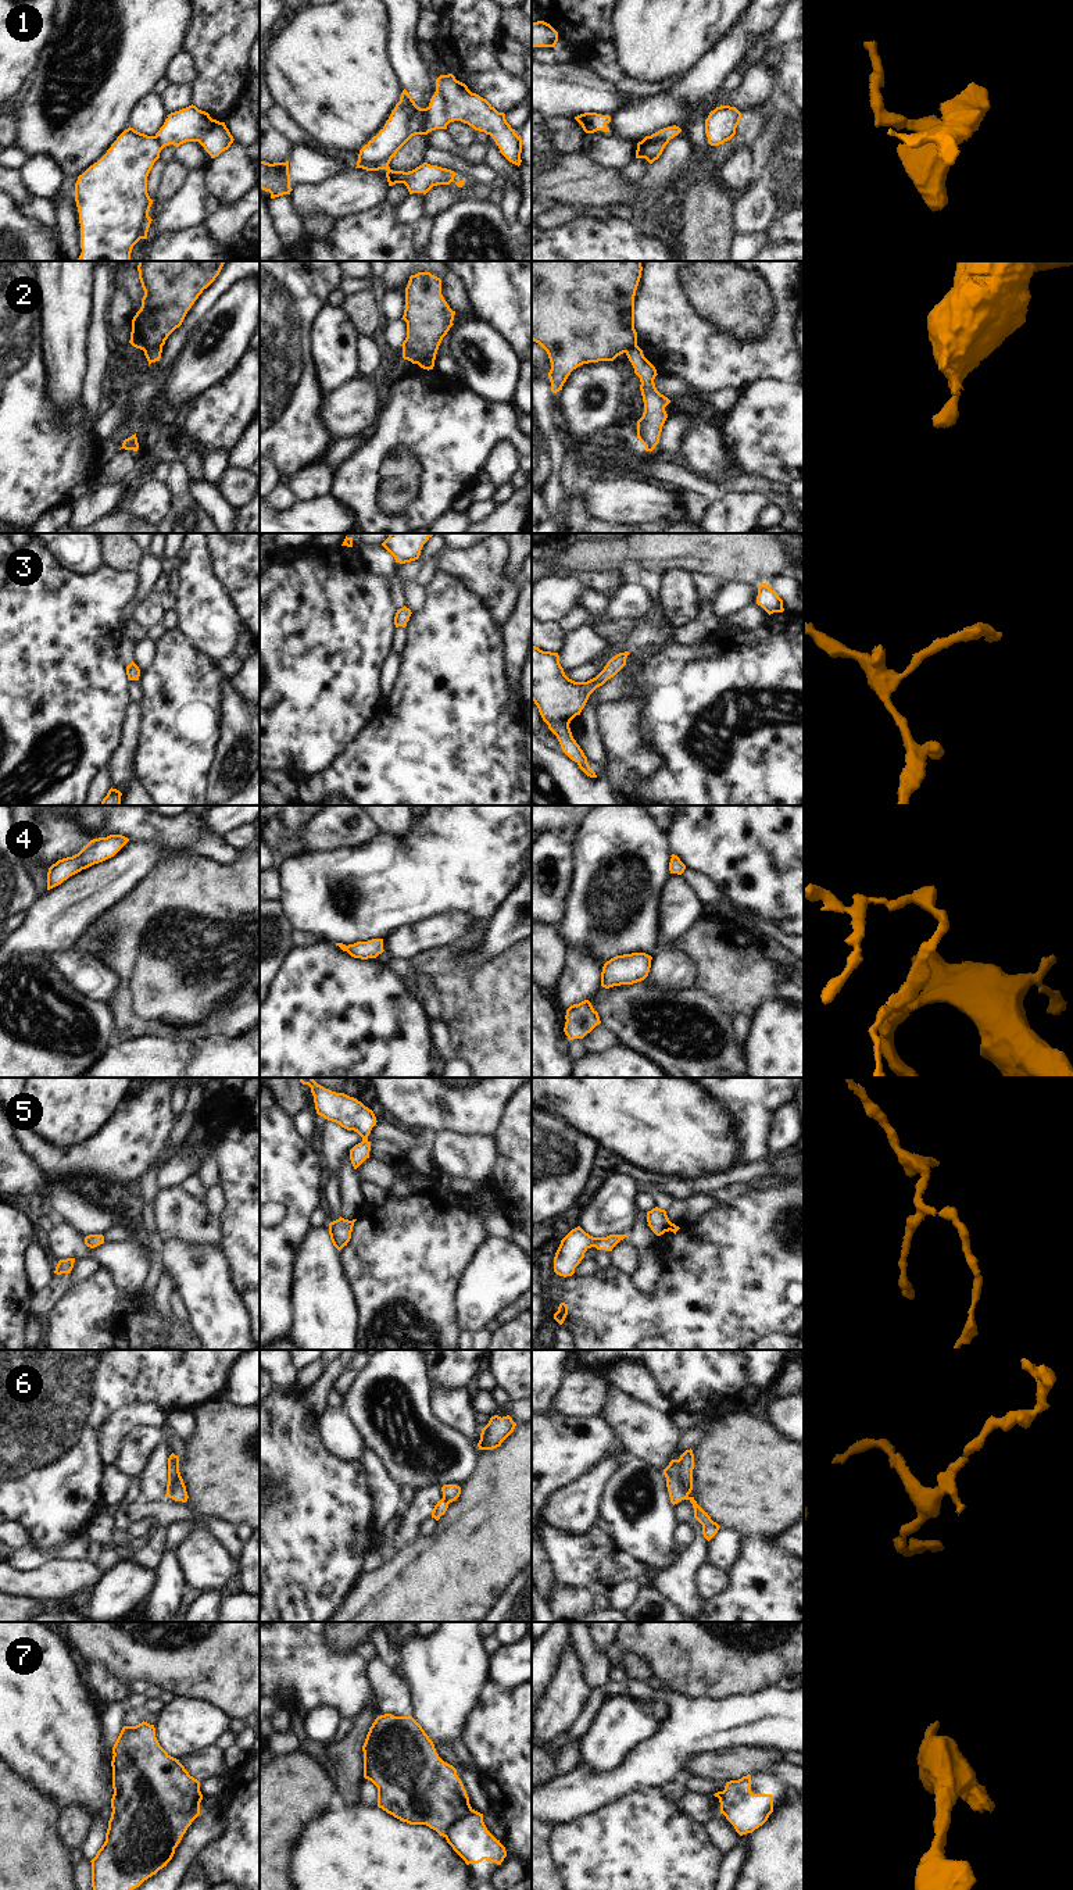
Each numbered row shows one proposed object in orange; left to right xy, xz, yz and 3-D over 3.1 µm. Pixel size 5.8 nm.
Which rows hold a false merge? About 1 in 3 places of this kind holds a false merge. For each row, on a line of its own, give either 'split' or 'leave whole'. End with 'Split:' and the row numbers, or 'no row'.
1: split
2: split
3: leave whole
4: leave whole
5: leave whole
6: split
7: split
Split: 1, 2, 6, 7

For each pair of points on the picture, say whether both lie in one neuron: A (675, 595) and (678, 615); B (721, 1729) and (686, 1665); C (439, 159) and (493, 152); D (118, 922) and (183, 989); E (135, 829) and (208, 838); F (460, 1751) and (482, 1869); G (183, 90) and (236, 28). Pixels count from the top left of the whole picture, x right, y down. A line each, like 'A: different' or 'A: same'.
A: same
B: different
C: different
D: same
E: same
F: different
G: different

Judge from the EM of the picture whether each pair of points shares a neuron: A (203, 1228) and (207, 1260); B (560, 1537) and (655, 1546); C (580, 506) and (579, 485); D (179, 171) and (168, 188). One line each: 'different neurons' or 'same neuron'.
A: different neurons
B: different neurons
C: same neuron
D: same neuron

